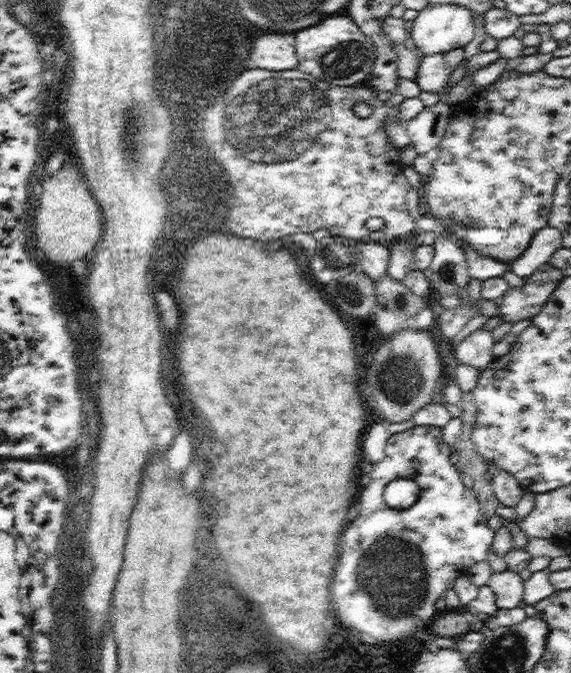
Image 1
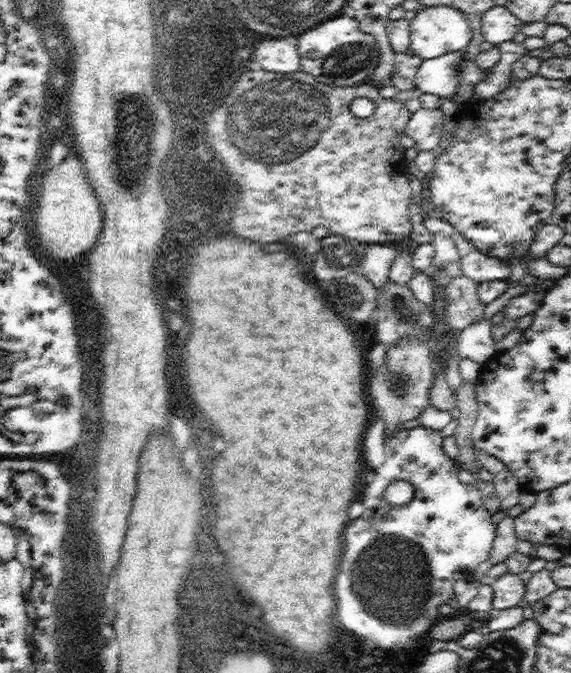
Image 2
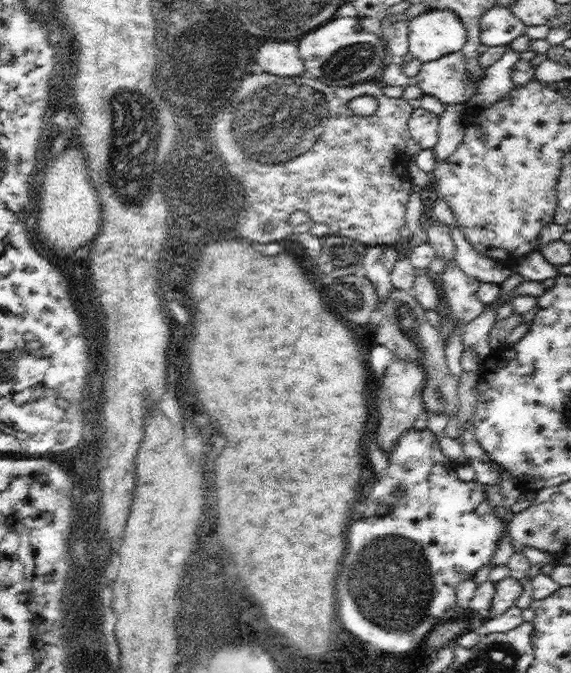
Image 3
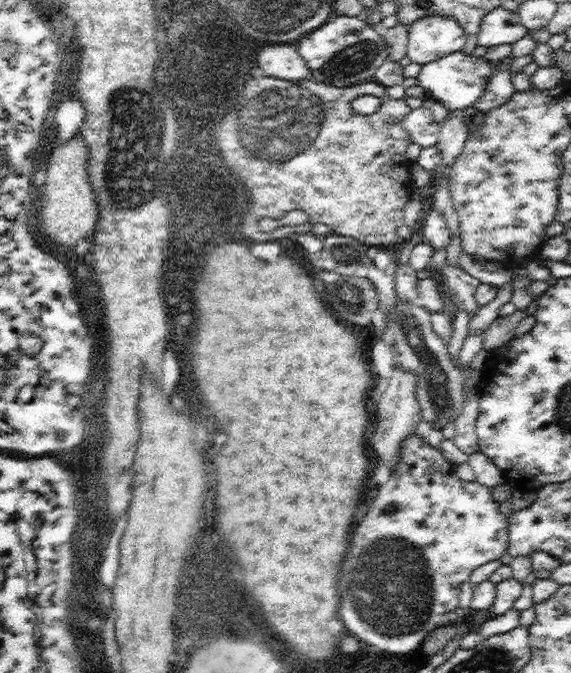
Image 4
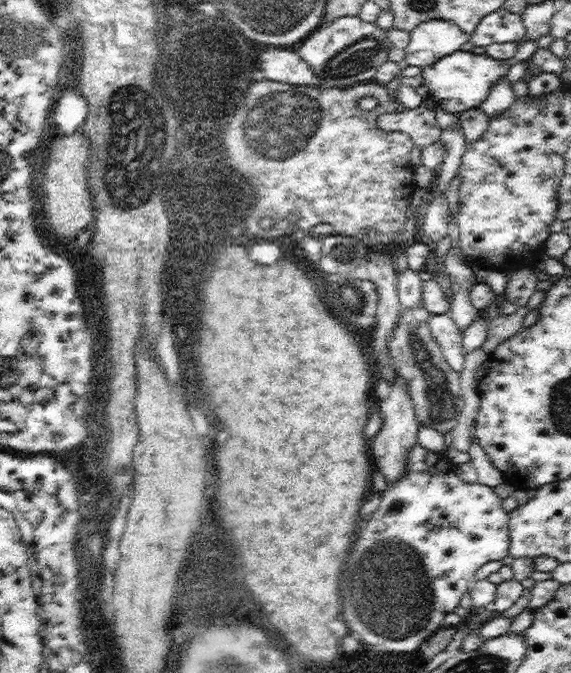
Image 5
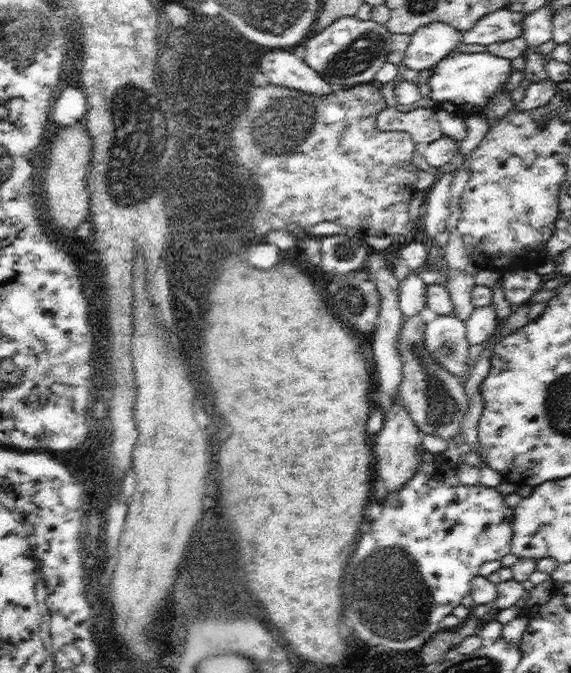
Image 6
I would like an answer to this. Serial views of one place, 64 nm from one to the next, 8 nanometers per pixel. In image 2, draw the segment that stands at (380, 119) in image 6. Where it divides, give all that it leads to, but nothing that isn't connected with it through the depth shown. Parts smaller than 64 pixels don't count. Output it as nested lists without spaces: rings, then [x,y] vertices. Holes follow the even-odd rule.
[[[419,108],[417,112],[413,112],[403,134],[413,138],[413,142],[417,142],[415,144],[417,152],[429,152],[429,150],[437,148],[441,142],[441,136],[443,136],[441,108],[437,108],[437,110]]]

